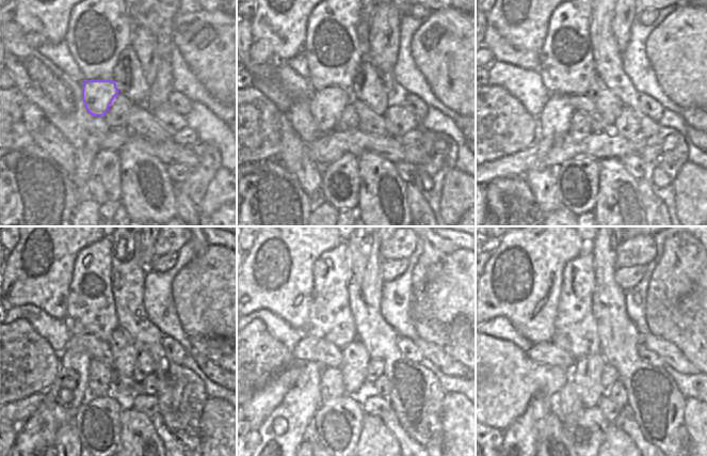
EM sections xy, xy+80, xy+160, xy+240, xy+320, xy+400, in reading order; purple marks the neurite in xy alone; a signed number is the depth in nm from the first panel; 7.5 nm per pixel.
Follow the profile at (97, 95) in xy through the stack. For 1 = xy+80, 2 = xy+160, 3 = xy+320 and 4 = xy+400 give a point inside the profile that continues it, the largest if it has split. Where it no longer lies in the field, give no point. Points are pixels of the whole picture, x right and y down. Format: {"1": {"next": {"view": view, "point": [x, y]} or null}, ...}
{"1": {"next": {"view": "xy+80", "point": [326, 105]}}, "2": {"next": {"view": "xy+160", "point": [553, 123]}}, "3": {"next": {"view": "xy+320", "point": [300, 405]}}, "4": {"next": {"view": "xy+400", "point": [519, 441]}}}

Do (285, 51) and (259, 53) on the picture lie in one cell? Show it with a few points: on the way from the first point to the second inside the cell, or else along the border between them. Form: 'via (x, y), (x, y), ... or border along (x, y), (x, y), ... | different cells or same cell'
border along (255, 38), (264, 38), (271, 45), (276, 60) | different cells

